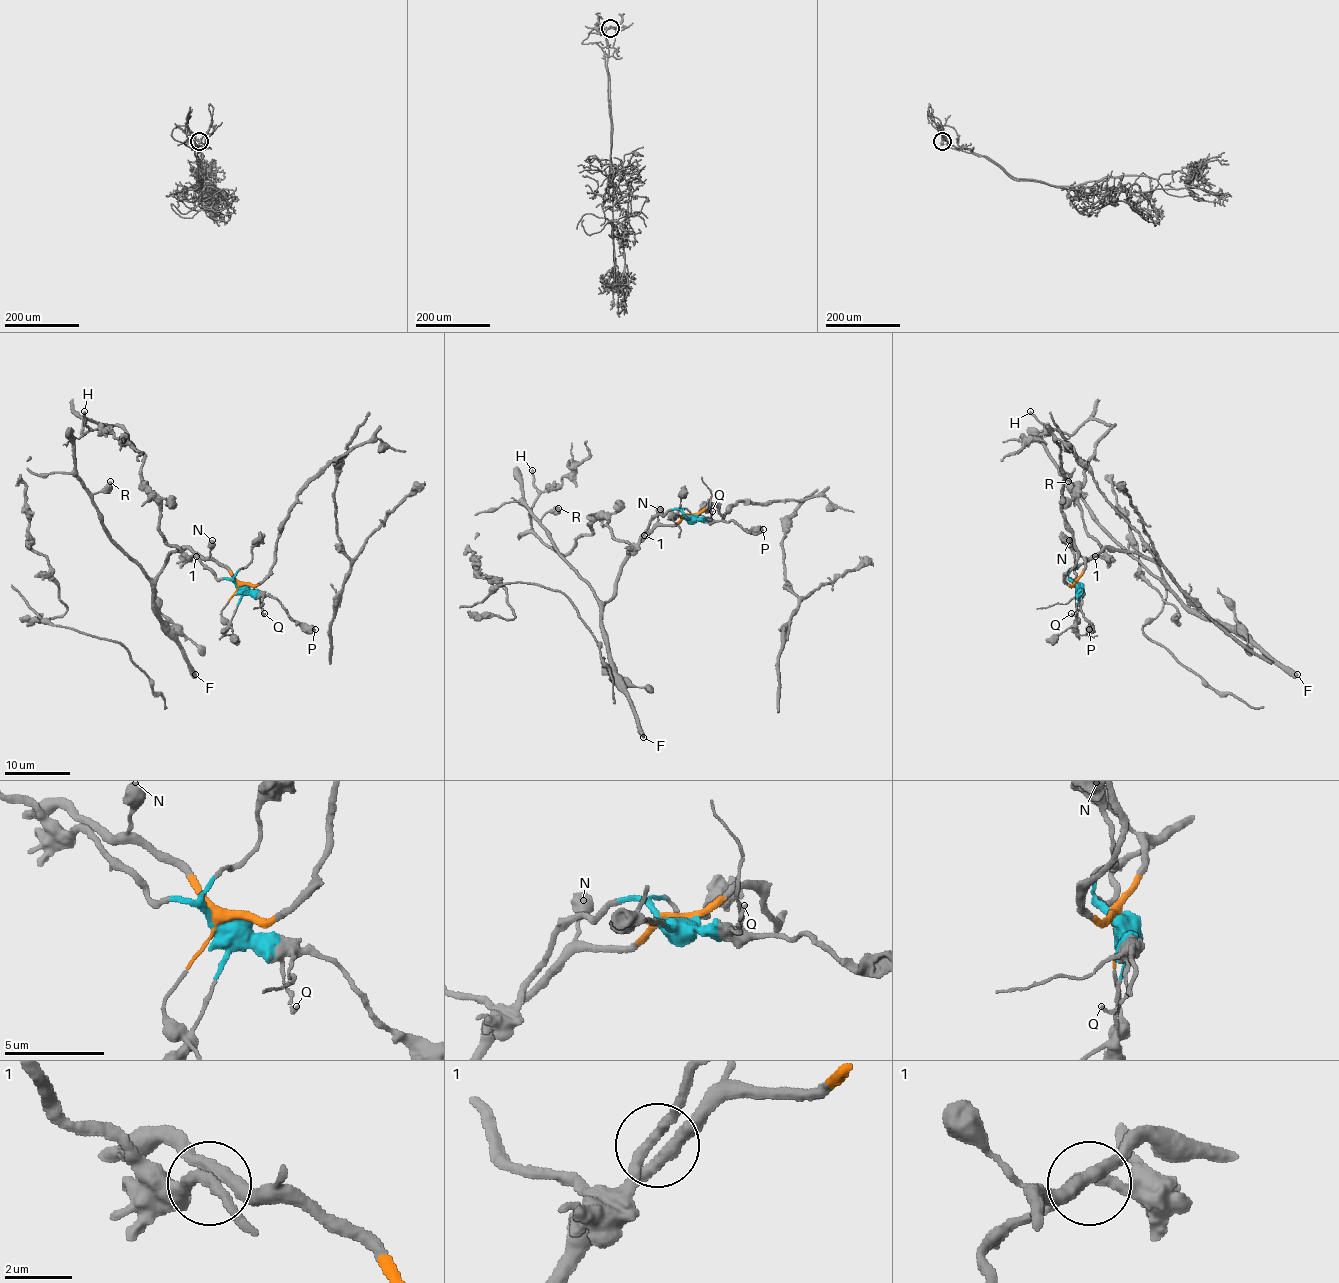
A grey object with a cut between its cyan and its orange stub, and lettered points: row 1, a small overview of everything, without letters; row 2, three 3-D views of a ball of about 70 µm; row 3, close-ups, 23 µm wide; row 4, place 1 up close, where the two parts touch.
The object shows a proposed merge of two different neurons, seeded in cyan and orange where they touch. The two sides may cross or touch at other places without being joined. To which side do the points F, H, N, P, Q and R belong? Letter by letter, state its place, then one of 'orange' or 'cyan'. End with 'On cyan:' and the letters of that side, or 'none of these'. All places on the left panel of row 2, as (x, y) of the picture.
F: at (195, 674); orange
H: at (84, 411); cyan
N: at (212, 540); orange
P: at (315, 629); cyan
Q: at (264, 613); cyan
R: at (110, 481); orange
On cyan: H, P, Q

